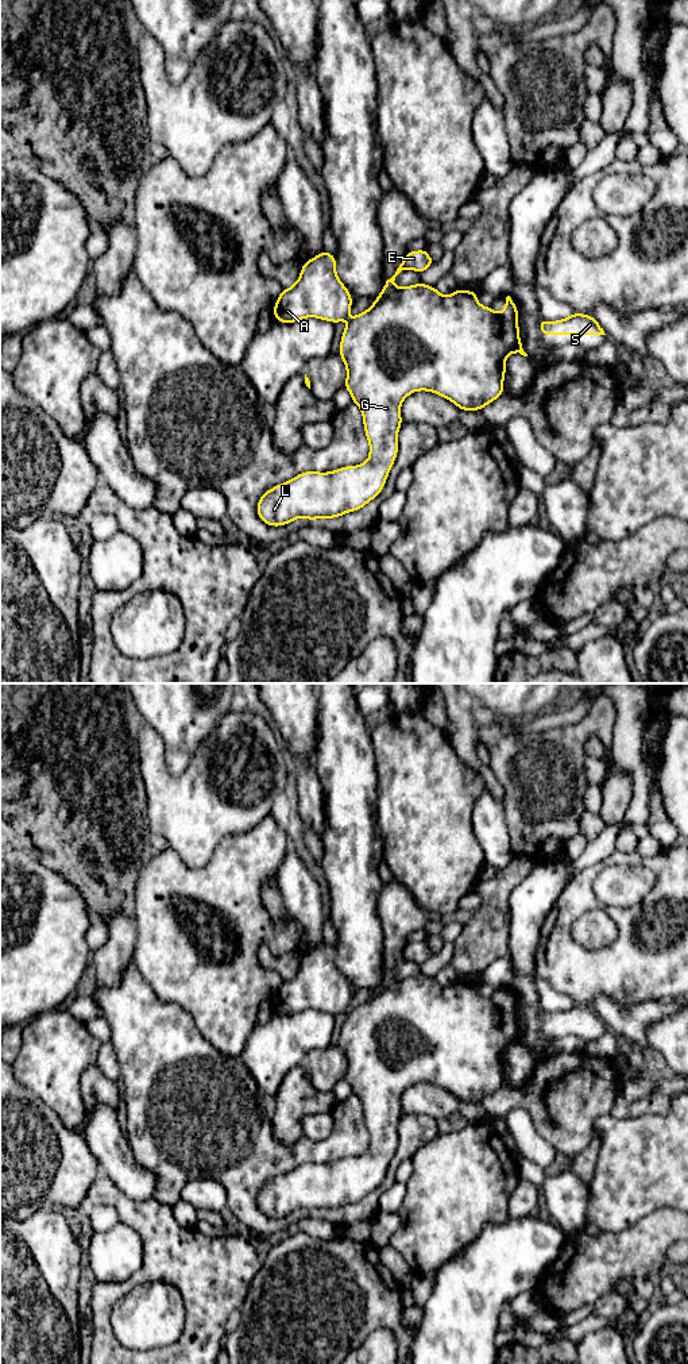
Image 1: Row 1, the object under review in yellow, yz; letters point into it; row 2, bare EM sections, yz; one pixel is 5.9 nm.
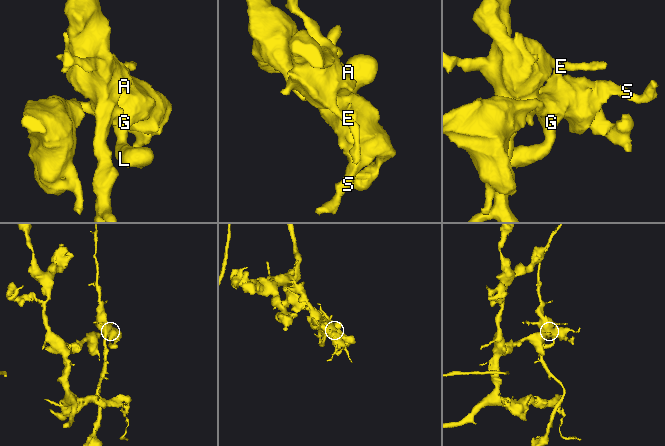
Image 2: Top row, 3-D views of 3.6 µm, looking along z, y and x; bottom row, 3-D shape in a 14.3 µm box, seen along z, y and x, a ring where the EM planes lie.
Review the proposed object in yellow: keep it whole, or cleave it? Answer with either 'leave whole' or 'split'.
split

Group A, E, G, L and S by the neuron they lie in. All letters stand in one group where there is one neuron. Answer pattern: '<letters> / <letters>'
A E / G L S

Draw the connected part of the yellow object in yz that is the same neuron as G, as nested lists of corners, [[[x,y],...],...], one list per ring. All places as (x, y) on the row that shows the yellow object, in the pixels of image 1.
[[[422,282],[406,288],[394,288],[384,300],[379,303],[372,303],[372,305],[367,311],[348,320],[348,324],[343,332],[343,338],[340,340],[340,347],[339,347],[339,354],[343,358],[347,367],[347,379],[344,386],[351,393],[352,402],[355,402],[362,409],[364,432],[370,443],[368,459],[363,465],[345,466],[329,473],[318,473],[318,471],[301,473],[297,477],[291,478],[290,481],[274,486],[273,489],[262,494],[258,501],[256,512],[259,519],[264,521],[267,525],[279,527],[279,525],[286,525],[299,517],[305,517],[312,521],[314,519],[335,519],[348,512],[359,510],[383,490],[386,479],[389,477],[389,471],[393,467],[394,461],[397,458],[398,429],[403,423],[401,419],[402,401],[413,392],[428,390],[445,397],[447,400],[457,405],[460,411],[474,411],[474,409],[482,411],[487,404],[495,401],[505,392],[503,389],[503,379],[506,373],[505,363],[507,355],[511,352],[519,352],[521,355],[527,357],[527,354],[522,348],[522,343],[519,339],[518,309],[510,296],[506,297],[505,311],[502,313],[496,313],[491,307],[482,307],[478,303],[478,294],[472,290],[456,289],[451,296],[442,296],[436,288],[432,288]]]

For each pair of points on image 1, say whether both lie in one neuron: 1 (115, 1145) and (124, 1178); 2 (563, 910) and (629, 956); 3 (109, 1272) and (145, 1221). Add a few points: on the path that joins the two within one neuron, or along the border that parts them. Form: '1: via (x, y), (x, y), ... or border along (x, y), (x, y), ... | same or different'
1: via (115, 1153), (115, 1160), (123, 1170) | same
2: via (563, 933), (563, 939), (582, 958), (606, 958) | same
3: border along (120, 1220), (139, 1236), (142, 1264) | different

